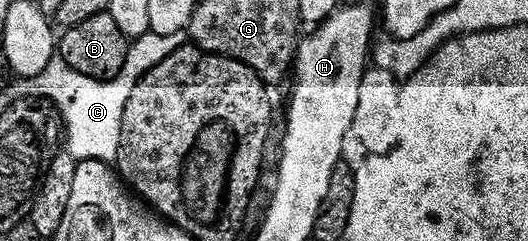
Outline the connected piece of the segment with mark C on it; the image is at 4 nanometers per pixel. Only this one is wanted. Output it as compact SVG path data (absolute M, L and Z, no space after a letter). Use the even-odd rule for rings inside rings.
M148 32L142 38L133 40L123 70L111 81L94 80L82 75L68 67L59 57L53 58L43 73L35 77L32 81L36 91L34 93L39 98L50 100L59 109L66 132L67 152L75 157L77 162L115 162L118 149L121 148L122 119L134 85L154 65L160 64L170 53L176 52L183 45L184 39L181 34L162 36Z

